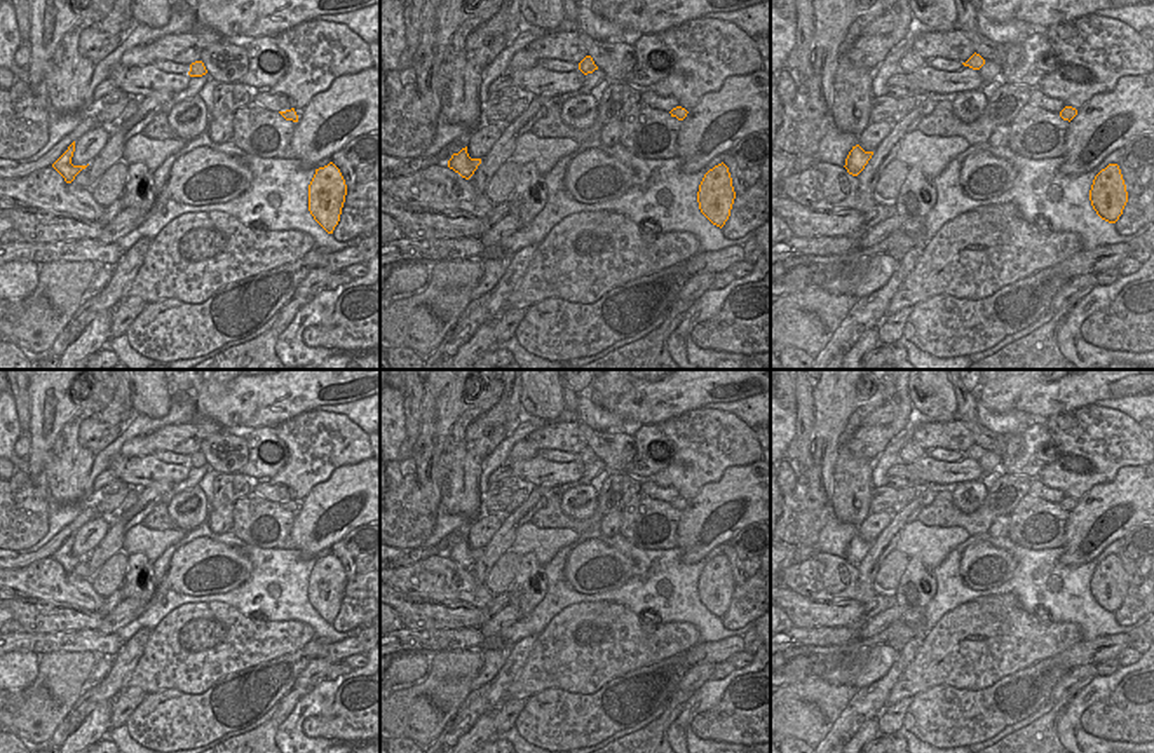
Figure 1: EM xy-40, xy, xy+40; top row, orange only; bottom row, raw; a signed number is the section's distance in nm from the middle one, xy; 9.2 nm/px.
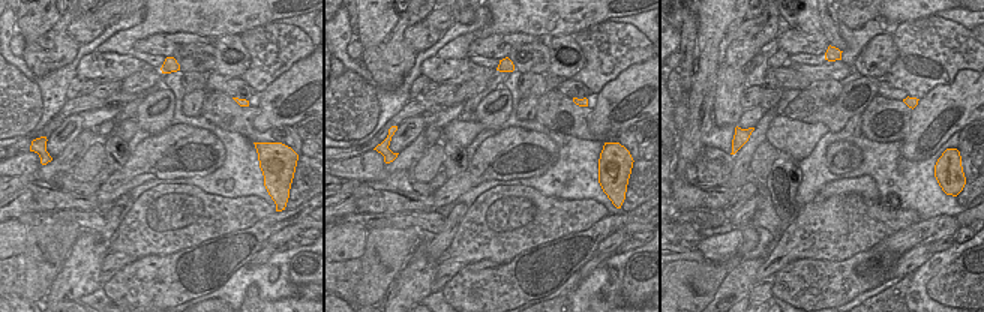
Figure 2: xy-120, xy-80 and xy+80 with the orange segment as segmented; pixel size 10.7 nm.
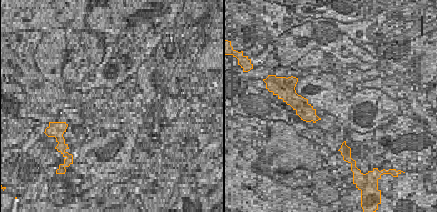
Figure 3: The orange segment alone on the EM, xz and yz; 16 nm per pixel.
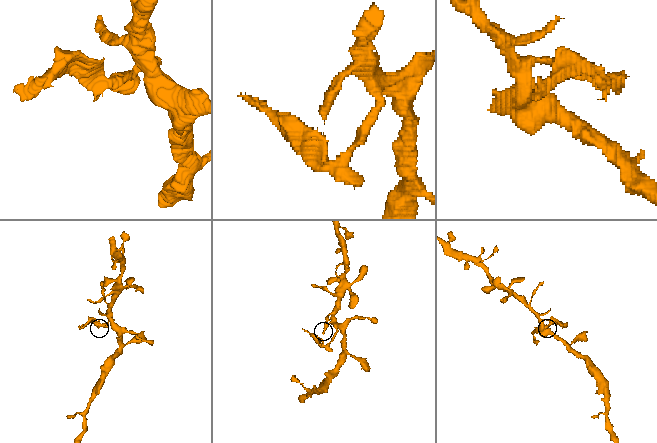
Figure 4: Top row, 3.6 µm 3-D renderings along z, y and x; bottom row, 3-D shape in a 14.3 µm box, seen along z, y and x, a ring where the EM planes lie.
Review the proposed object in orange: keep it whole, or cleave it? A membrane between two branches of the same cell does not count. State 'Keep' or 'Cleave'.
Cleave

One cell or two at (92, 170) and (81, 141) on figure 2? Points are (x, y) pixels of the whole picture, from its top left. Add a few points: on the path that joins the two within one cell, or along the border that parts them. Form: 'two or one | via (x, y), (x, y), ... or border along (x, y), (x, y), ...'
two | border along (98, 141), (71, 170)

